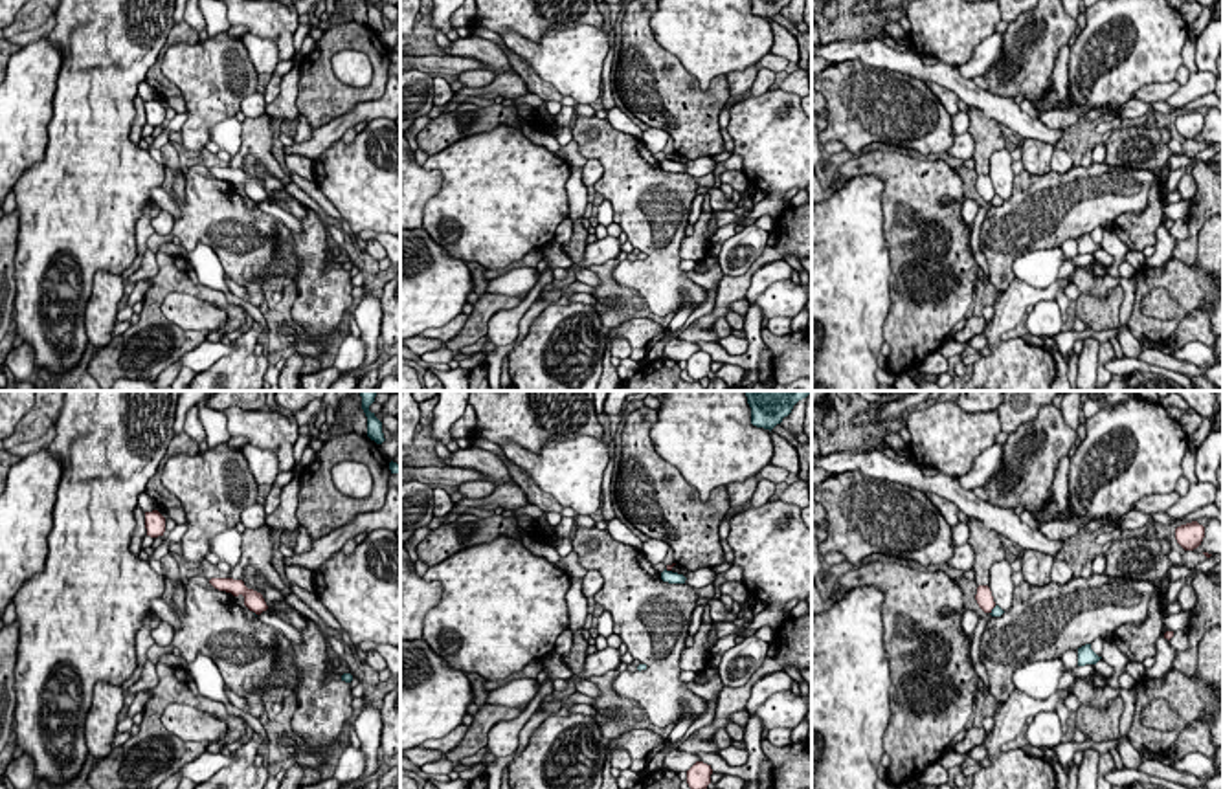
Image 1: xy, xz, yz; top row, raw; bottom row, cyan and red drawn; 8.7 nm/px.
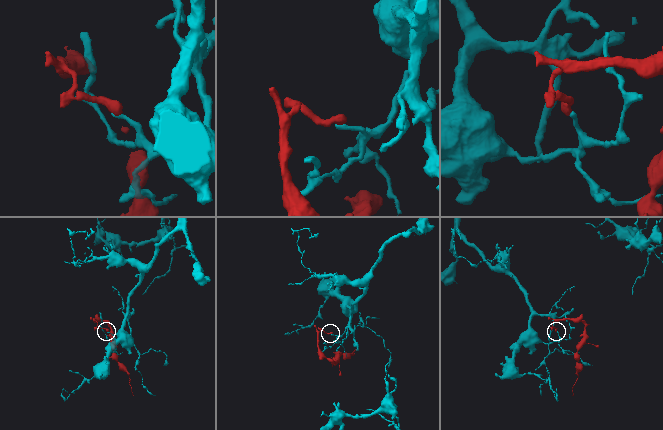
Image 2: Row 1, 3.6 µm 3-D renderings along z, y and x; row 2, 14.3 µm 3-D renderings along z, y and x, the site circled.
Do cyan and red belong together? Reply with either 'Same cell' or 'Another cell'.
Another cell

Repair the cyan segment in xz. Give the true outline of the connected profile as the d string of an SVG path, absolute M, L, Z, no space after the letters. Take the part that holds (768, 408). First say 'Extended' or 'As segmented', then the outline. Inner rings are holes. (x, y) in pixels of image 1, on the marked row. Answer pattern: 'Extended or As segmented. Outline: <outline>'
As segmented. Outline: M746 391L751 407L751 424L764 429L773 429L812 391Z

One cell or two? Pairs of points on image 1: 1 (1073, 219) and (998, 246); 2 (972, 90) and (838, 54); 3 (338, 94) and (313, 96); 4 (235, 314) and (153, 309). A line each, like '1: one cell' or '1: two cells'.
1: one cell
2: one cell
3: one cell
4: one cell

